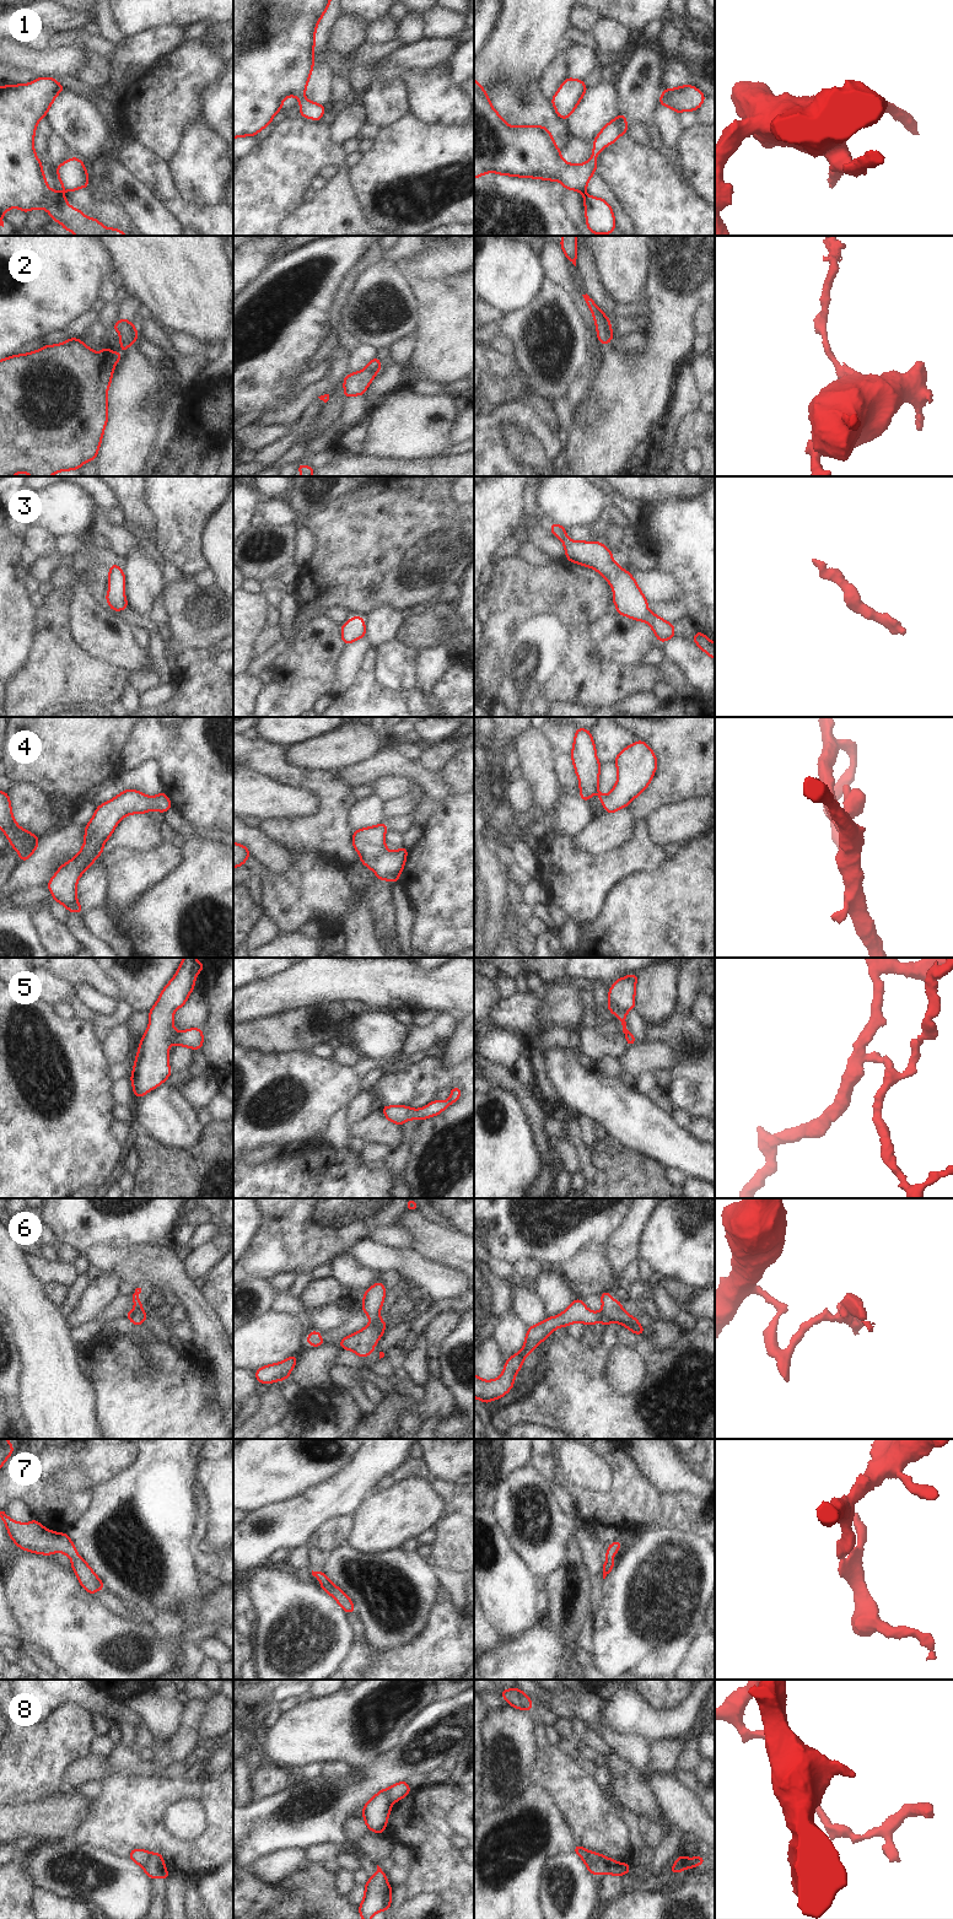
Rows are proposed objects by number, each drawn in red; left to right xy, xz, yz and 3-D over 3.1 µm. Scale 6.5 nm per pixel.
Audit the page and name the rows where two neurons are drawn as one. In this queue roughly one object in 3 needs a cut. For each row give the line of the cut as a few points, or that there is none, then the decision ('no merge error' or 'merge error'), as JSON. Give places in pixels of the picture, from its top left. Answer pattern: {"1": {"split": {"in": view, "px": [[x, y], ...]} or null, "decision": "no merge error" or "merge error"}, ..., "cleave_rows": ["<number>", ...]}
{"1": {"split": null, "decision": "no merge error"}, "2": {"split": {"in": "xz", "px": [[365, 368], [375, 373]]}, "decision": "merge error"}, "3": {"split": null, "decision": "no merge error"}, "4": {"split": null, "decision": "no merge error"}, "5": {"split": null, "decision": "no merge error"}, "6": {"split": {"in": "xy", "px": [[140, 1309], [132, 1313], [128, 1318]]}, "decision": "merge error"}, "7": {"split": null, "decision": "no merge error"}, "8": {"split": {"in": "xy", "px": [[149, 1853], [147, 1860], [143, 1866]]}, "decision": "merge error"}, "cleave_rows": ["2", "6", "8"]}

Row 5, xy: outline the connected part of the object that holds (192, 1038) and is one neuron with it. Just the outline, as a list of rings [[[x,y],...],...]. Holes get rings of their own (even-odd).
[[[184,958],[176,975],[162,990],[157,1002],[147,1013],[150,1024],[141,1037],[130,1077],[134,1095],[139,1099],[165,1083],[172,1074],[168,1063],[168,1049],[173,1041],[176,1046],[185,1046],[192,1050],[200,1050],[203,1046],[201,1028],[176,1031],[173,1013],[184,1006],[194,990],[195,977],[204,966],[195,958]]]

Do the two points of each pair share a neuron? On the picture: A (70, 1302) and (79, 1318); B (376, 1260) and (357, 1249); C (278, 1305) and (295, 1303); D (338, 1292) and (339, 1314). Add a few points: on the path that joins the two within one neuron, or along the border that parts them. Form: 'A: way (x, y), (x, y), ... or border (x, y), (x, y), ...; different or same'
A: border (87, 1282), (76, 1305), (65, 1316); different
B: way (371, 1255), (362, 1250); same
C: way (281, 1304), (291, 1304); same
D: border (345, 1299), (310, 1308); different

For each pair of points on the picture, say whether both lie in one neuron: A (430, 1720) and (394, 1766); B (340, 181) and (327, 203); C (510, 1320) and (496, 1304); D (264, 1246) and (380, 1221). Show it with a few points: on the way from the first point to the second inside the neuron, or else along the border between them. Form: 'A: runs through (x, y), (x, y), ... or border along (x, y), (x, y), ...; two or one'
A: runs through (418, 1729), (399, 1748), (399, 1753); one
B: runs through (340, 186), (332, 198); one
C: border along (511, 1304), (500, 1318), (490, 1336); two
D: runs through (292, 1236), (299, 1232), (351, 1232); one

